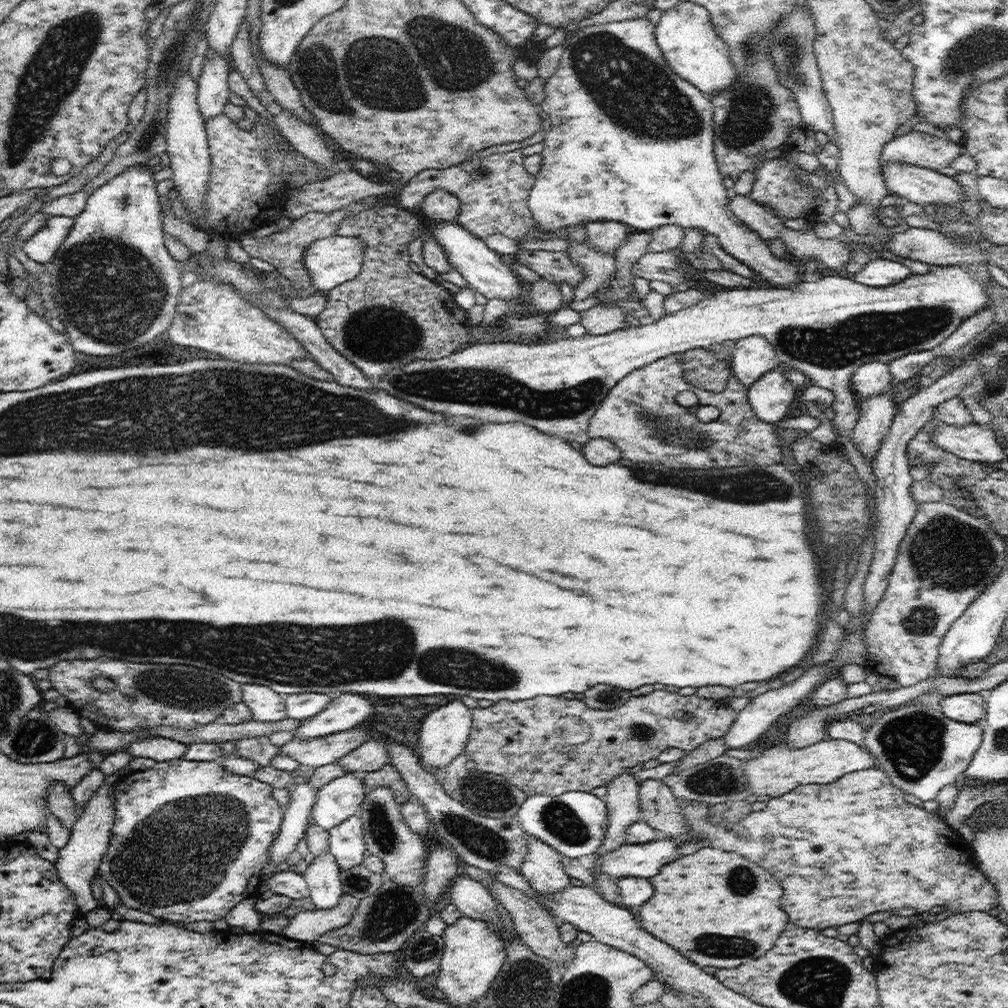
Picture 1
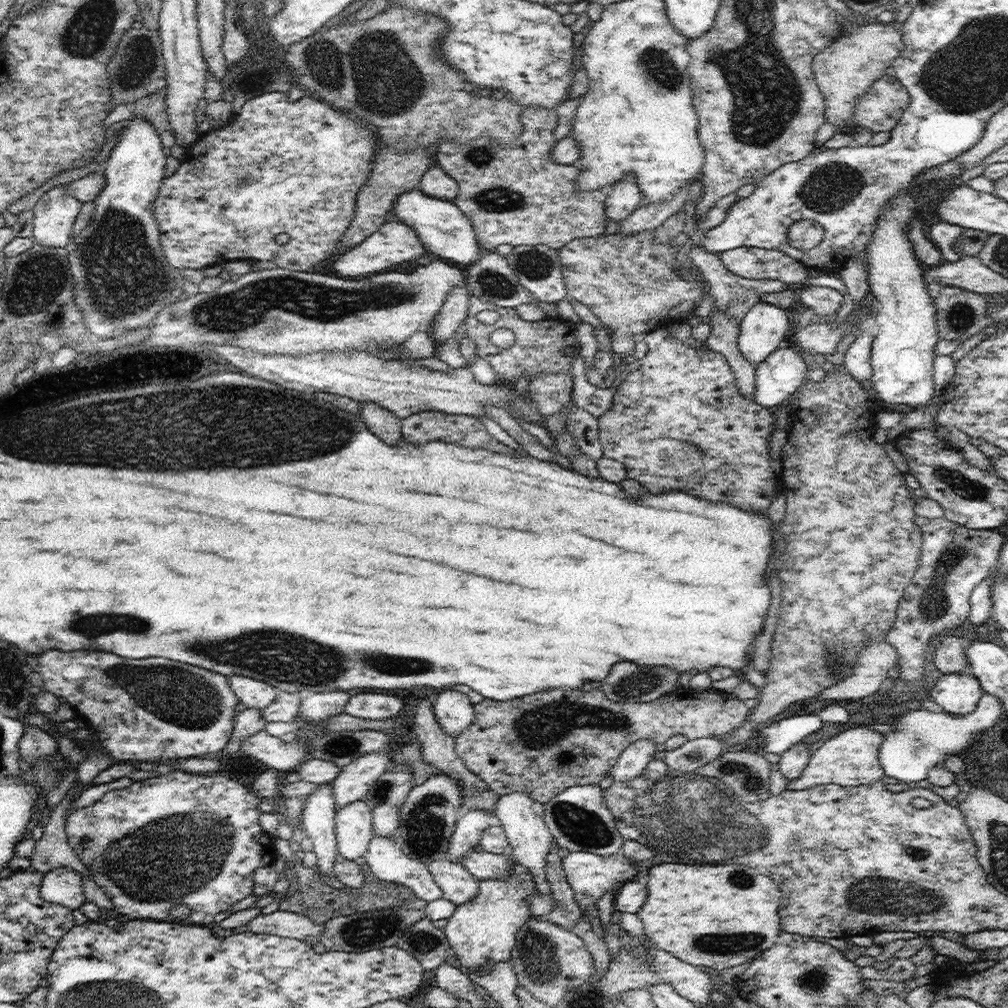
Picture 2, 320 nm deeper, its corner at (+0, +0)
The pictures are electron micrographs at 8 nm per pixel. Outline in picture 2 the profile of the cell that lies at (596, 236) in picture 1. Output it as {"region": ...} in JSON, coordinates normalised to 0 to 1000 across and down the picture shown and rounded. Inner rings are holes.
{"region":[[[623,172],[602,188],[600,207],[603,217],[615,220],[634,205],[638,195],[631,176]]]}

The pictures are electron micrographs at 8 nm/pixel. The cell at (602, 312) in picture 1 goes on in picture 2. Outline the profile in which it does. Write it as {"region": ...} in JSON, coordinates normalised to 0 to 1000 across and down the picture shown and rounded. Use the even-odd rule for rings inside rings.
{"region":[[[650,228],[635,229],[623,234],[599,231],[592,235],[566,238],[555,247],[557,260],[560,261],[560,284],[563,288],[563,295],[583,304],[607,335],[607,349],[622,357],[629,355],[631,335],[636,335],[655,323],[664,323],[665,319],[668,322],[681,319],[683,313],[688,312],[690,302],[696,298],[698,289],[703,289],[700,278],[691,279],[671,259],[671,251],[676,245],[666,244],[666,240],[650,241],[649,235]]]}

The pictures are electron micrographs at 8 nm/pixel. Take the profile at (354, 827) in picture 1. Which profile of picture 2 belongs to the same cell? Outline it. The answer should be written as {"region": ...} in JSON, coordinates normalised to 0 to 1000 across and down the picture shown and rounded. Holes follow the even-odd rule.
{"region":[[[362,792],[333,803],[332,828],[335,845],[345,853],[362,849],[370,824],[370,808]]]}

